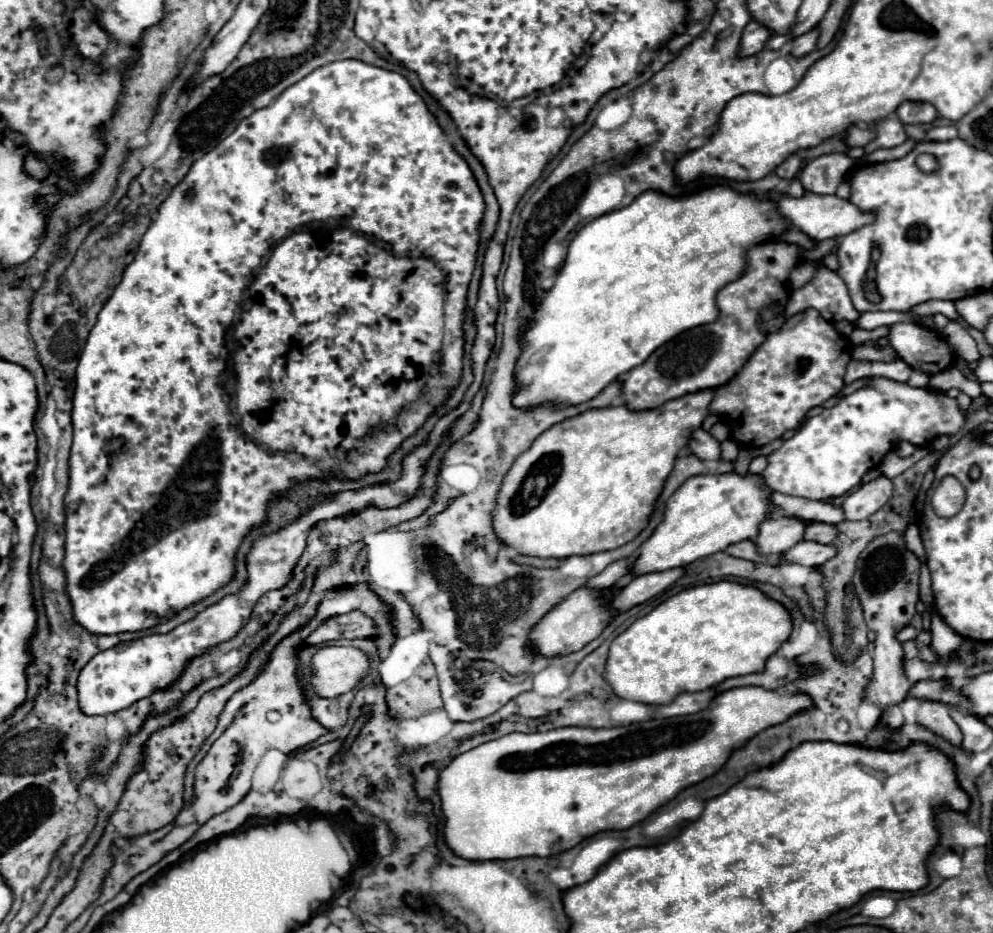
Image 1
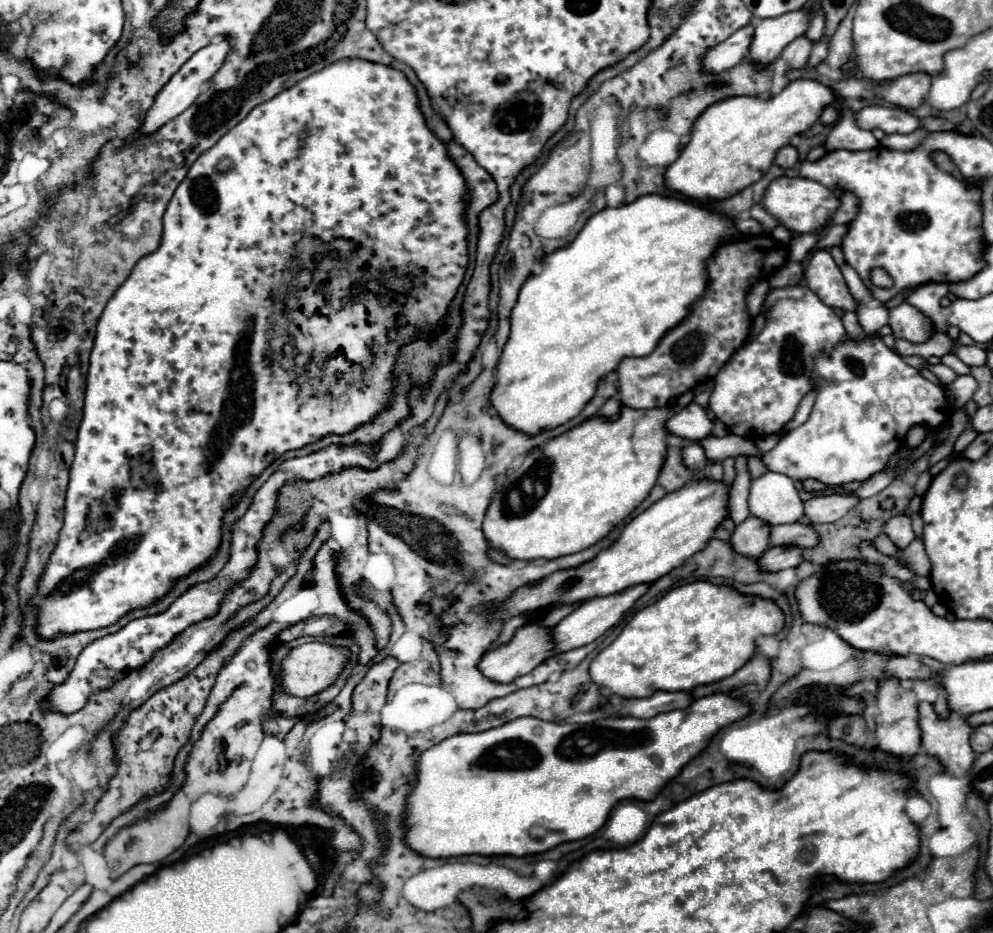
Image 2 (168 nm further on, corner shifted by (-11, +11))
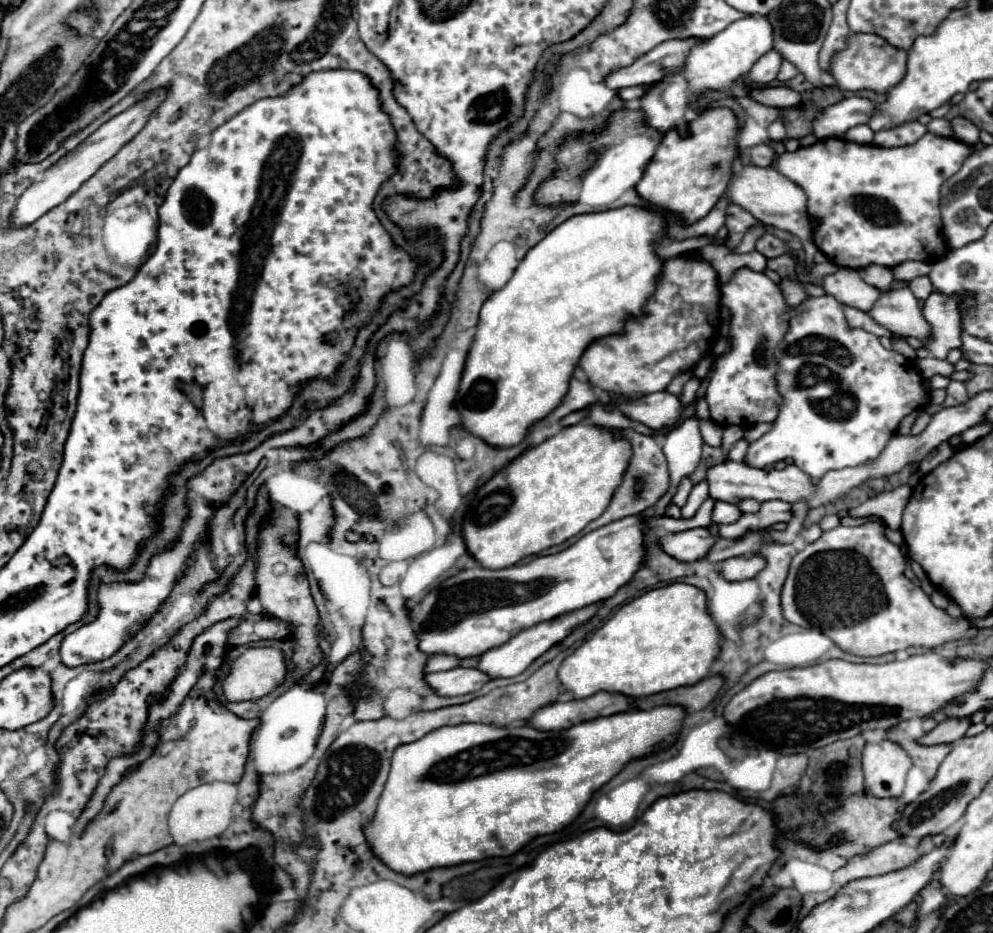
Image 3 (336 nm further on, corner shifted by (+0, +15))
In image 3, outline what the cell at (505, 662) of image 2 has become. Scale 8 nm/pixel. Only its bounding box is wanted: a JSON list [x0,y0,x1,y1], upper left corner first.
[425,669,489,697]

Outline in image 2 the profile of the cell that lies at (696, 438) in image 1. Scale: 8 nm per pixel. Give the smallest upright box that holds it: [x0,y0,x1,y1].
[666,403,714,441]

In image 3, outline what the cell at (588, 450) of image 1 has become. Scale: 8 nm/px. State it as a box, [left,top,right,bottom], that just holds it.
[461,423,629,569]

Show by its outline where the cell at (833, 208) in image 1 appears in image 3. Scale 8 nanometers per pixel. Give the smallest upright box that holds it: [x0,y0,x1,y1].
[727,163,817,257]

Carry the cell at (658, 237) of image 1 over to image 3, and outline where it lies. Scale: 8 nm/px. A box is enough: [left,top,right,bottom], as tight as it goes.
[453,207,665,447]

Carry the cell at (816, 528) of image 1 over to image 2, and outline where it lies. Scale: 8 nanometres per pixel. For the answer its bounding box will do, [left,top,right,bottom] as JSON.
[770,523,816,549]

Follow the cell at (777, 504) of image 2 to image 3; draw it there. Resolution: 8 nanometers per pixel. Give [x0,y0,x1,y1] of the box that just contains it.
[711,501,741,525]

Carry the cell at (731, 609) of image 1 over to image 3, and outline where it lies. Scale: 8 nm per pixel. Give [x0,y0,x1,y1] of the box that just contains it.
[557,583,721,699]

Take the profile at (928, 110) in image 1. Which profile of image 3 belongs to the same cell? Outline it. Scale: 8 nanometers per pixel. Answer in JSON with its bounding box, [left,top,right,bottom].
[829,33,907,93]

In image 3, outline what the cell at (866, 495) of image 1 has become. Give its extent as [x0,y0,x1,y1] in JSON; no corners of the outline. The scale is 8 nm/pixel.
[719,501,791,539]

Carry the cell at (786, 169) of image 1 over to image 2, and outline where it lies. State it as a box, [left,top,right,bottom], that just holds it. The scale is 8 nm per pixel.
[776,145,800,169]

